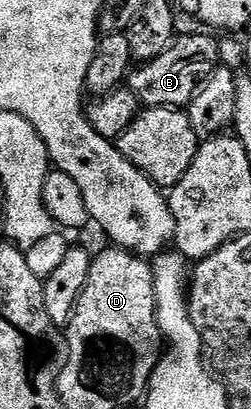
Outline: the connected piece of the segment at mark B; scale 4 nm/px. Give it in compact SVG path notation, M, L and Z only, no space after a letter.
M180 34L156 59L140 63L128 74L125 83L144 108L177 107L186 108L200 83L215 72L220 66L218 42L210 34L183 35Z

